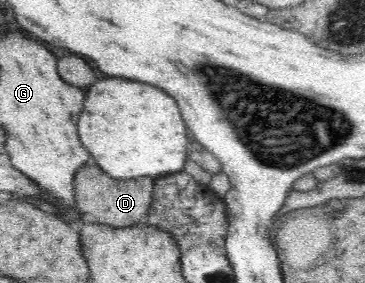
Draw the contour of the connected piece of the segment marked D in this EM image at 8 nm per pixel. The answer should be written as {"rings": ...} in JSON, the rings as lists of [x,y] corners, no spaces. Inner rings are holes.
{"rings":[[[97,164],[78,169],[74,178],[75,210],[95,223],[115,228],[132,227],[147,217],[152,202],[155,179],[150,177],[117,180],[104,173]]]}

